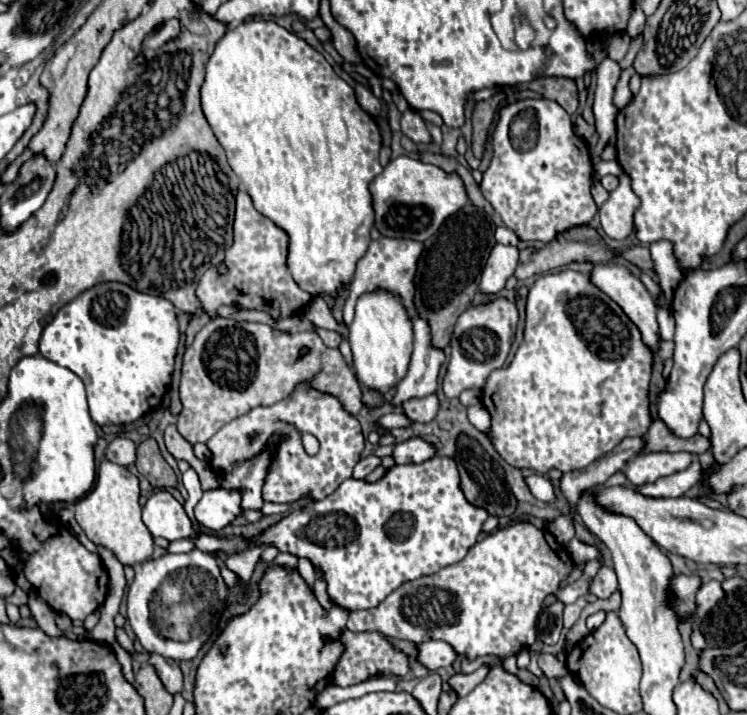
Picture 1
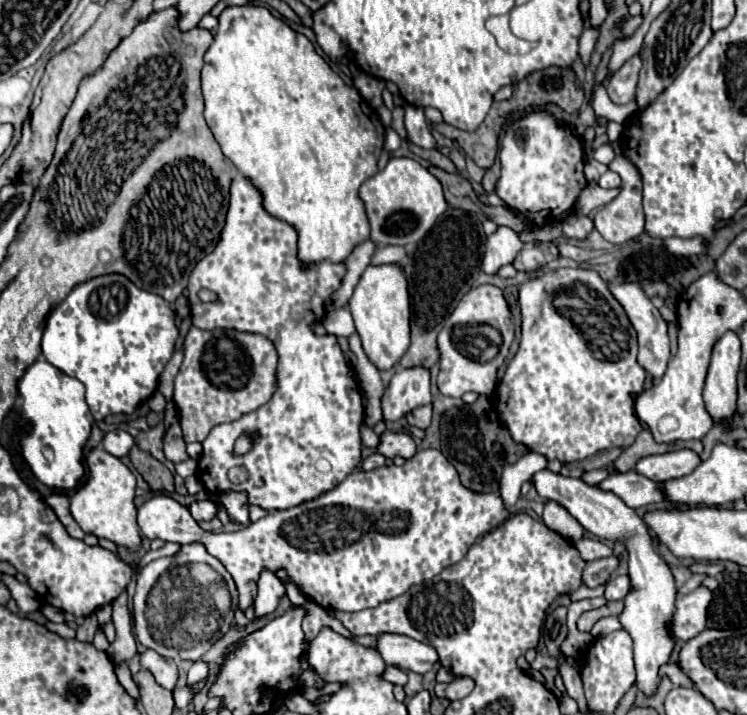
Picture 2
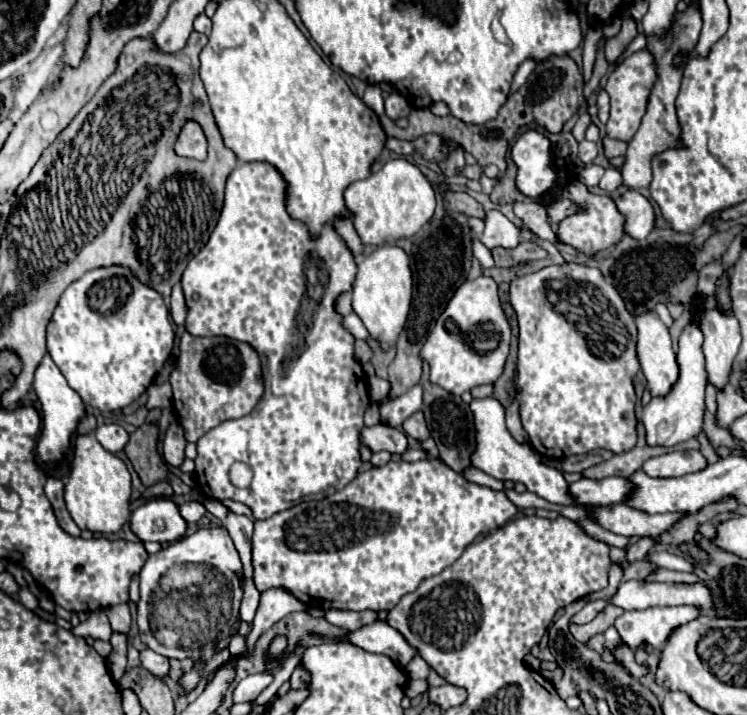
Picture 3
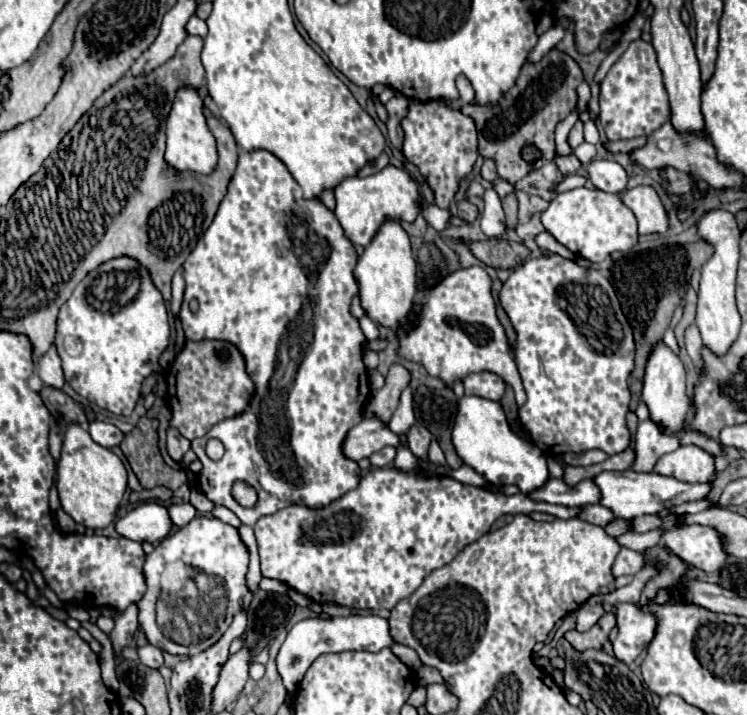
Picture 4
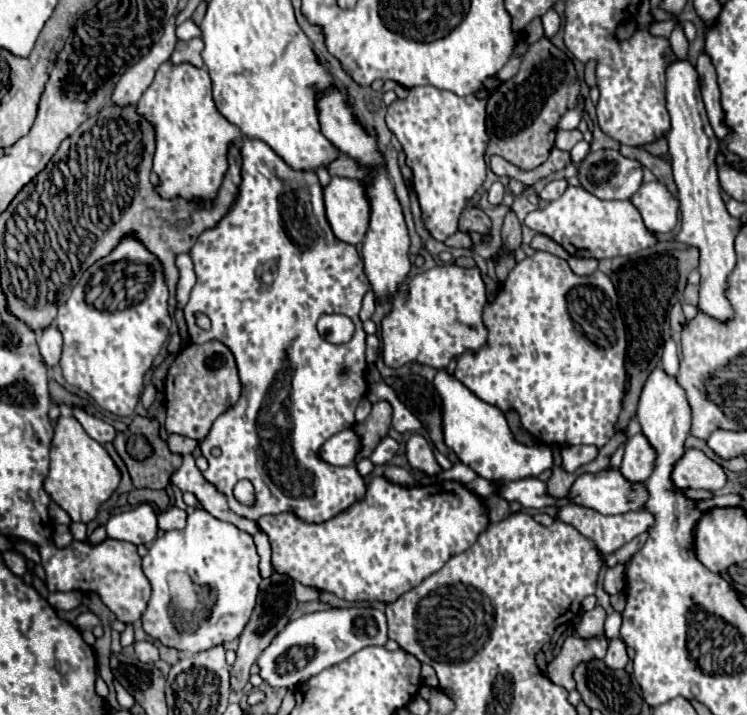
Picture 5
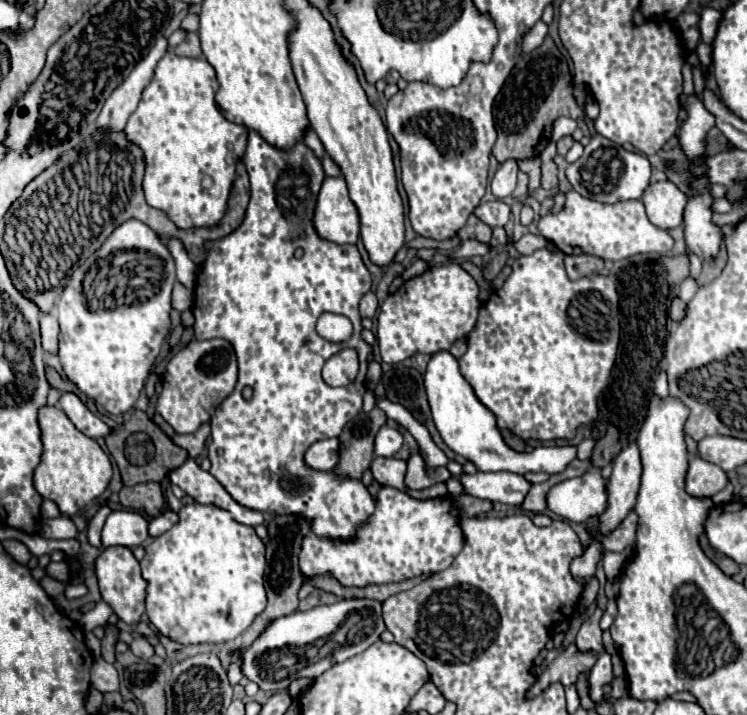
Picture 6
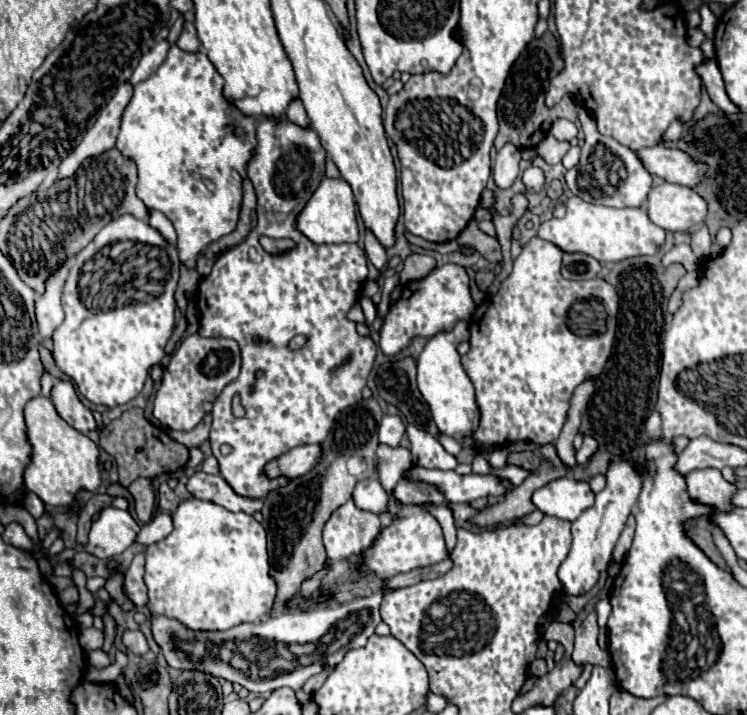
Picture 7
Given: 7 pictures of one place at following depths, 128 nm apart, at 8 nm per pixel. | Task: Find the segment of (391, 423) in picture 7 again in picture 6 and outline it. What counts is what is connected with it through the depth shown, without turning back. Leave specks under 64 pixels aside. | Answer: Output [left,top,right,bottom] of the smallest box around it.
[376,424,402,456]

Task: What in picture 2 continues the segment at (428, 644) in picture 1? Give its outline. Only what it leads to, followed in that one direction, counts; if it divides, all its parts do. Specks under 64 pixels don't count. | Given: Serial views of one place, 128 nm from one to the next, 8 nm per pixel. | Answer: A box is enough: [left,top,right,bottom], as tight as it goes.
[376,634,438,674]

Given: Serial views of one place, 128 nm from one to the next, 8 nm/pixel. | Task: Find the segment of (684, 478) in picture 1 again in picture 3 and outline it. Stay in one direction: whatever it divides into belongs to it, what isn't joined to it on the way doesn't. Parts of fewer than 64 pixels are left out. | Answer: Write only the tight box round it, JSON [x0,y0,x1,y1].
[568,478,632,504]

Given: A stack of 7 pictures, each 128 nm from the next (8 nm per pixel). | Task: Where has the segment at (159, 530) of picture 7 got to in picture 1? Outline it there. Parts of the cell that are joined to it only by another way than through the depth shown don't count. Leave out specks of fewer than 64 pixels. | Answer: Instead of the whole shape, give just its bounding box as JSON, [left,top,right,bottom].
[194,488,240,530]

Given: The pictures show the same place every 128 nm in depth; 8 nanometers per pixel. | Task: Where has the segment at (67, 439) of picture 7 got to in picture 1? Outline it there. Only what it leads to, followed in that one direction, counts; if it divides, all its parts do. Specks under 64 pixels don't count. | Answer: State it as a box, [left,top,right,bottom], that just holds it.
[74,458,154,566]

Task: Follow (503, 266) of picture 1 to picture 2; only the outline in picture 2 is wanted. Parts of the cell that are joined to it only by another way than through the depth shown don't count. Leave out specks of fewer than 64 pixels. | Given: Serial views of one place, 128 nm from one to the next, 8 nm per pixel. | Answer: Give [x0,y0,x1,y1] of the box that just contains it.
[484,226,522,274]

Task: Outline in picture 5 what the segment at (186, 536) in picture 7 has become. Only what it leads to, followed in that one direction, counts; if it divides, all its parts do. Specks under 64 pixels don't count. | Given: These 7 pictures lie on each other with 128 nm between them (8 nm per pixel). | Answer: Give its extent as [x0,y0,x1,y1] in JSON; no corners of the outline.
[142,508,262,654]

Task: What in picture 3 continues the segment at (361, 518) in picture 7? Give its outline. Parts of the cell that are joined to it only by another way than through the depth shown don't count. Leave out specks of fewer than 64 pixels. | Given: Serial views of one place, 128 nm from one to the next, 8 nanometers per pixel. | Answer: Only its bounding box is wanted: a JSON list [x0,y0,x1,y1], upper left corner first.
[182,162,370,520]

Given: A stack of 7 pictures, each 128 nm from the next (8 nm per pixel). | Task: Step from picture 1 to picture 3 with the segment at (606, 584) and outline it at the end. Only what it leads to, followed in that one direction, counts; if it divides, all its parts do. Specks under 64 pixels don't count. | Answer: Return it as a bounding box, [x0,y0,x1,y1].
[612,580,714,610]

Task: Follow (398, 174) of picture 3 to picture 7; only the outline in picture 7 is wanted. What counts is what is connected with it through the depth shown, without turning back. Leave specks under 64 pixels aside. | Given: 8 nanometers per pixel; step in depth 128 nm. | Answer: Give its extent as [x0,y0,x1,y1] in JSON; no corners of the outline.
[296,178,358,244]

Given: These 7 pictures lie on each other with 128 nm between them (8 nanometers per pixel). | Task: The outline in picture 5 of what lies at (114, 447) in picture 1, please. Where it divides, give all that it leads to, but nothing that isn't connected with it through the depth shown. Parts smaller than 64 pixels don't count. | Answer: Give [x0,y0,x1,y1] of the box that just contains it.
[72,406,116,444]

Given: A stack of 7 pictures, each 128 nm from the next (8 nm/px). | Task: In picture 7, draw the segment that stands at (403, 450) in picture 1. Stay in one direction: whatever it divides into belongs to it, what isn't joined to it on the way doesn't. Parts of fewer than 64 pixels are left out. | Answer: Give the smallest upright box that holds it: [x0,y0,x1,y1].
[264,444,320,478]

